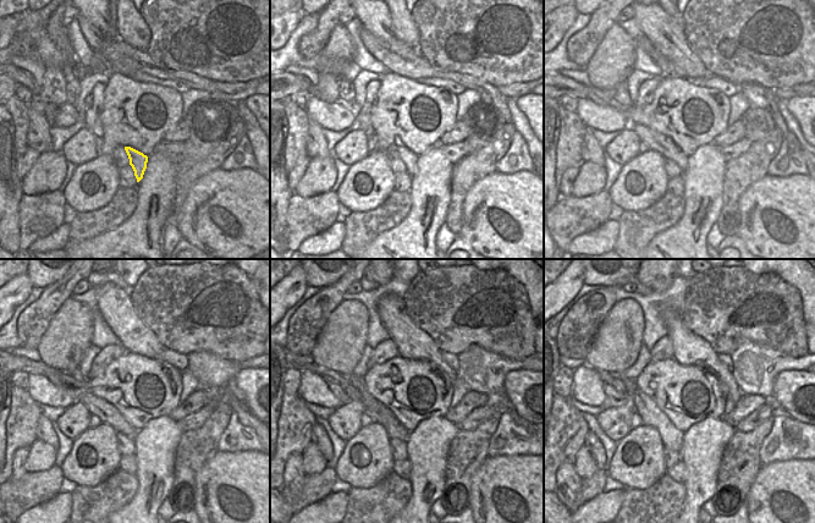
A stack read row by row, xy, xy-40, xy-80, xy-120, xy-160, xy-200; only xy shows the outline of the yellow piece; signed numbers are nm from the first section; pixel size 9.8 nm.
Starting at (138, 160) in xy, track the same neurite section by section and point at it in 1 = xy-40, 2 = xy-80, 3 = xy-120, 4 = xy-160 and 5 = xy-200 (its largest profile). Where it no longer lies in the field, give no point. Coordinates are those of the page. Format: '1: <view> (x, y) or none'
1: xy-40 (409, 159)
2: xy-80 (655, 141)
3: xy-120 (109, 414)
4: xy-160 (373, 406)
5: xy-200 (617, 384)

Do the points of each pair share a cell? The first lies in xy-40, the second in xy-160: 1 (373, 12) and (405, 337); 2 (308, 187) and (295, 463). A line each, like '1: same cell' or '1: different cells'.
1: same cell
2: different cells

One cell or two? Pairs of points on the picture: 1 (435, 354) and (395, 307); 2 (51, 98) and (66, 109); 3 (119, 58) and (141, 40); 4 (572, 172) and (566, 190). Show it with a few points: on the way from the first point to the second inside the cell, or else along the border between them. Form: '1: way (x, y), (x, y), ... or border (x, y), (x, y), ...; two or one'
1: way (423, 346), (396, 319); one
2: border (66, 102), (58, 108), (54, 121), (50, 125); two
3: border (114, 36), (146, 50); two
4: way (568, 176), (566, 186); one

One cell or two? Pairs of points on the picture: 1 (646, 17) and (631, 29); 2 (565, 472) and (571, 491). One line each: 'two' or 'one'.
1: two
2: one

